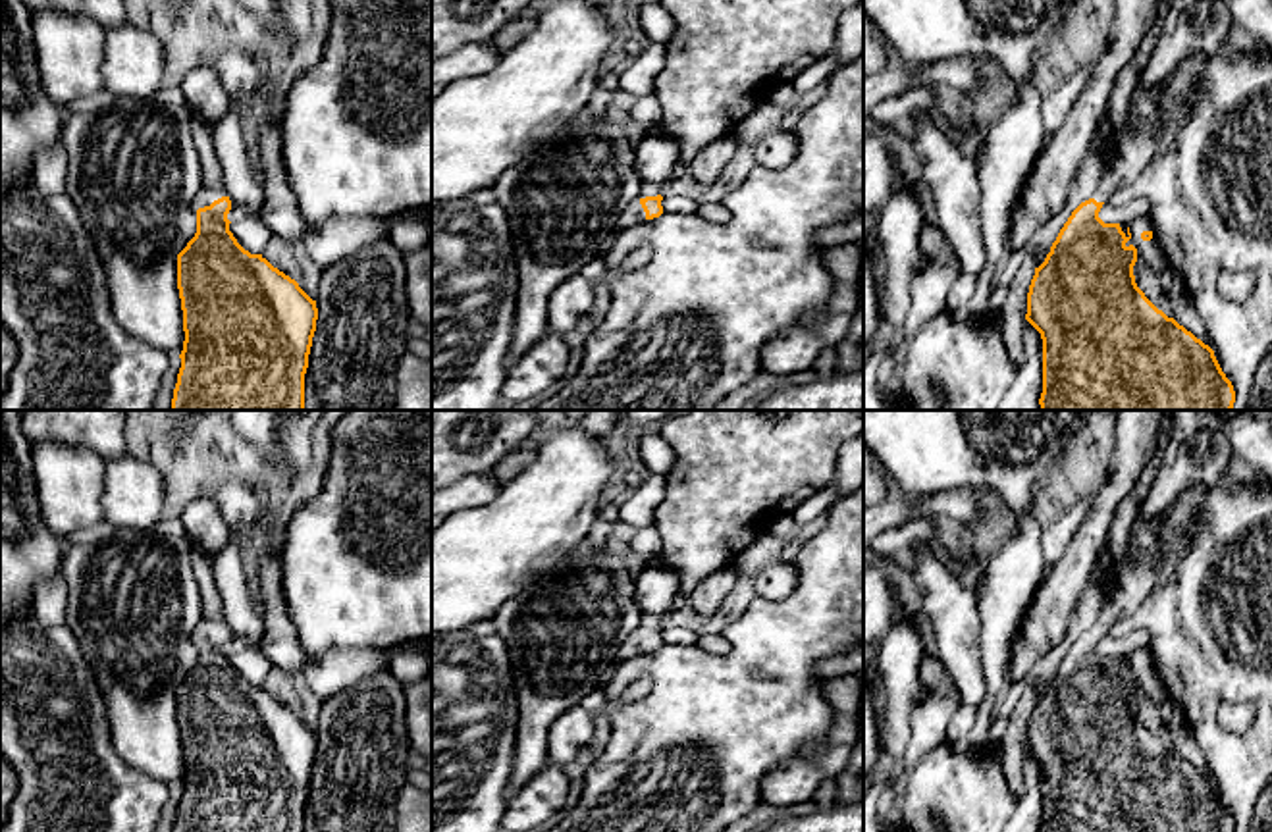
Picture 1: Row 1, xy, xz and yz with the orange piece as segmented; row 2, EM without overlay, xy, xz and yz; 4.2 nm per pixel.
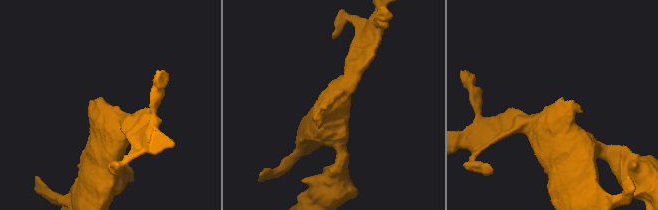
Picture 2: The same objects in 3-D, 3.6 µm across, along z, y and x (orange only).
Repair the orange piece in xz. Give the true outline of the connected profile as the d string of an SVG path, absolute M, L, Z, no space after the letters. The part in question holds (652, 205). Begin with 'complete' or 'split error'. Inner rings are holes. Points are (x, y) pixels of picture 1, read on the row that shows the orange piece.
split error; M646 196L640 198L638 204L634 204L621 220L617 225L617 233L623 233L634 225L644 225L646 220L659 218L663 214L661 206L663 196Z

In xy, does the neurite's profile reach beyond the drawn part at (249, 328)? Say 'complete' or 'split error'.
split error

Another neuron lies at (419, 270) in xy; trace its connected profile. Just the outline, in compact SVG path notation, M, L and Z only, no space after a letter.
M432 248L418 250L405 270L409 314L432 327Z

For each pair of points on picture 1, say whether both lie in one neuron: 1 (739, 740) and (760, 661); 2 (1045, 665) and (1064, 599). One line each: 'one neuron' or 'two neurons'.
1: one neuron
2: two neurons

